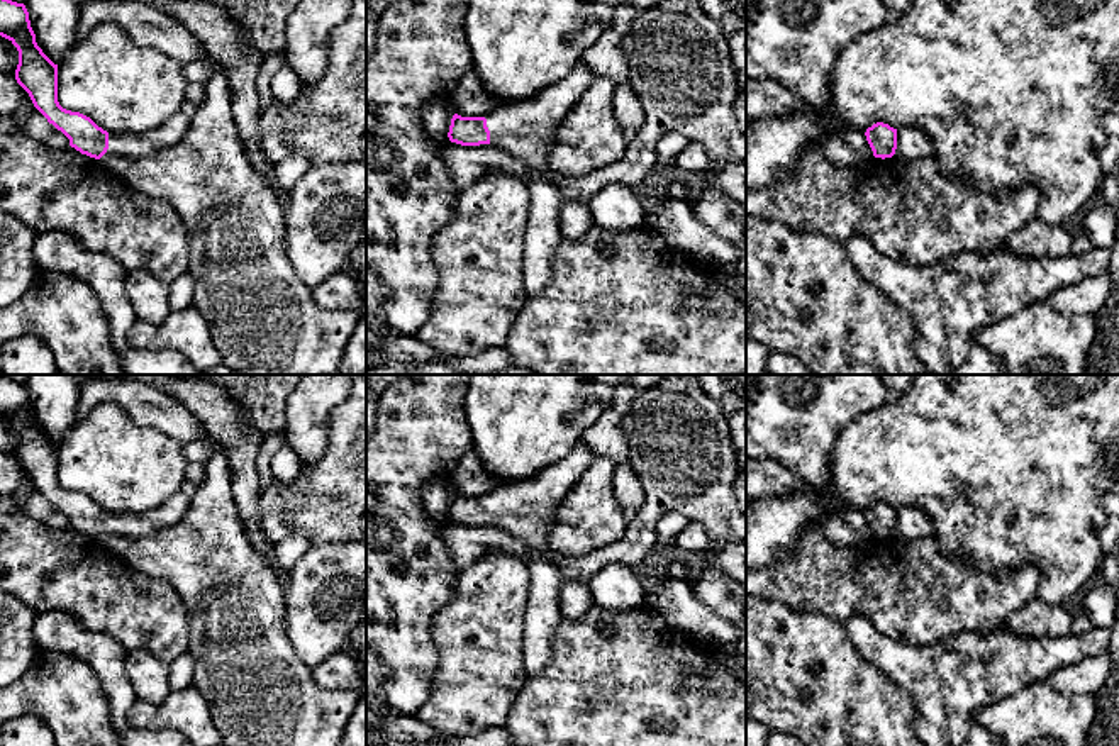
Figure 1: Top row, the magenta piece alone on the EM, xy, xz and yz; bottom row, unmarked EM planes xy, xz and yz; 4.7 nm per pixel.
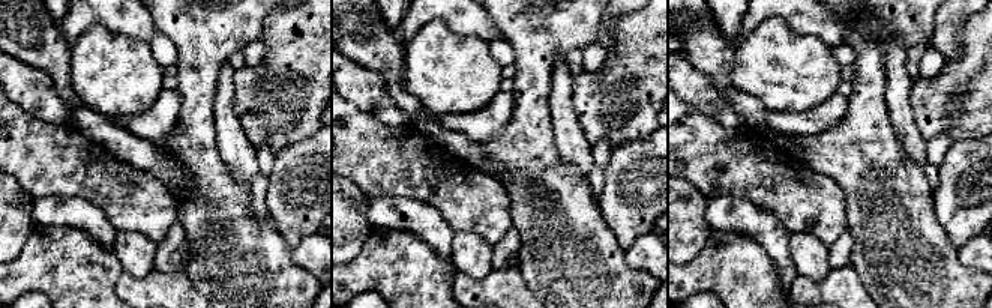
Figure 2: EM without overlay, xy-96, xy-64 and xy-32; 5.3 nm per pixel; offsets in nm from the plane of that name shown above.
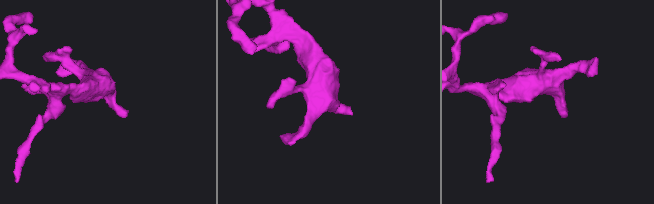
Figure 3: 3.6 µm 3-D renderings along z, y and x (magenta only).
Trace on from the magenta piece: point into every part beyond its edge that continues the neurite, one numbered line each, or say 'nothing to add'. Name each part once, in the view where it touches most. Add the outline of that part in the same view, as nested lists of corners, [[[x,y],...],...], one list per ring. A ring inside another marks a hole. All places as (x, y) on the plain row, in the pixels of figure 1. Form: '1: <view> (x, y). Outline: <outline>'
1: xz (524, 509). Outline: [[[576,441],[560,461],[534,476],[500,485],[485,495],[490,524],[524,541],[529,560],[529,598],[524,621],[524,665],[529,676],[539,675],[551,660],[553,636],[561,615],[558,566],[548,543],[556,505],[592,466],[595,456]]]

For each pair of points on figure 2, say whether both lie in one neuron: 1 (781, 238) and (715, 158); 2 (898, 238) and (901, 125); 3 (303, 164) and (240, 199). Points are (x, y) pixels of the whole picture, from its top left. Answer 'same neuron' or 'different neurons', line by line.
1: different neurons
2: different neurons
3: different neurons

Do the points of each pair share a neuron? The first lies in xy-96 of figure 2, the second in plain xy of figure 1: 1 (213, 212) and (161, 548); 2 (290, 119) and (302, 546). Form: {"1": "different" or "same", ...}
{"1": "same", "2": "different"}

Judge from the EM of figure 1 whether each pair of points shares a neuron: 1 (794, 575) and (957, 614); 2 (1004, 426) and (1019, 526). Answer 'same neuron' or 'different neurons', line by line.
1: same neuron
2: same neuron

